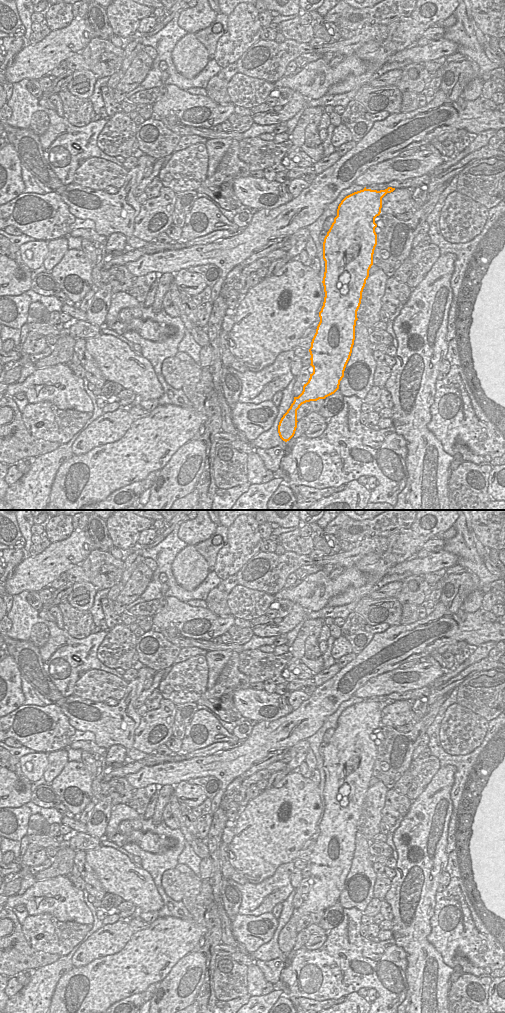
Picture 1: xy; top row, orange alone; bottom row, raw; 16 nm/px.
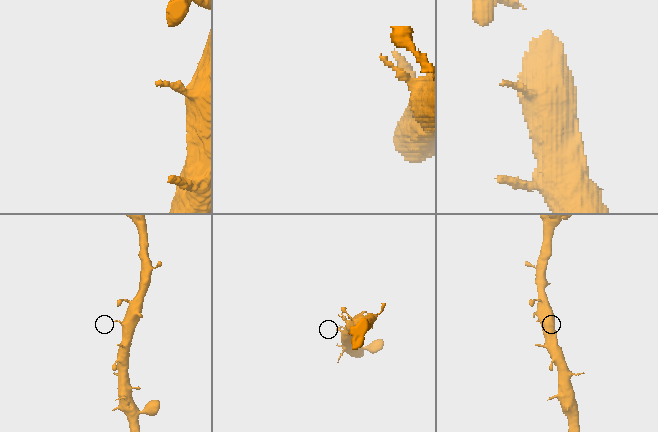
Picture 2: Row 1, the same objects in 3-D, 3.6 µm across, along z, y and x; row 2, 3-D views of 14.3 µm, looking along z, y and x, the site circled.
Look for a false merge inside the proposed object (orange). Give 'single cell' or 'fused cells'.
single cell

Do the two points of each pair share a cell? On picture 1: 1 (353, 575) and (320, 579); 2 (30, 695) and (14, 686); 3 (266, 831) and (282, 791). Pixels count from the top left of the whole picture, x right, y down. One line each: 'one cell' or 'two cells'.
1: one cell
2: two cells
3: one cell

